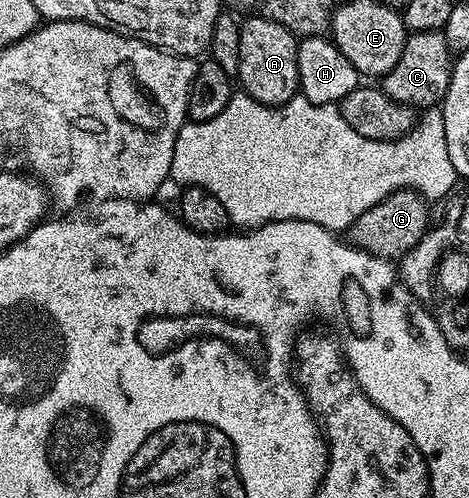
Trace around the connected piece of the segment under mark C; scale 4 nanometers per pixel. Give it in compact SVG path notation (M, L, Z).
M442 30L408 33L401 58L392 70L381 78L381 89L393 100L416 108L435 108L442 103L449 88L453 54Z

